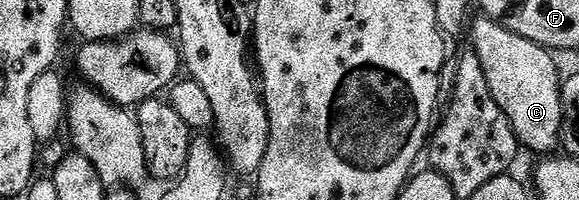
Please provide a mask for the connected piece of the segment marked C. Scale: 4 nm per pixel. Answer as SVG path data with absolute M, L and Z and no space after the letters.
M473 19L470 24L470 48L478 62L482 62L482 71L486 73L486 82L490 82L494 102L498 102L502 114L510 118L510 126L520 140L521 149L529 148L537 156L555 153L560 148L562 130L562 72L556 69L557 57L542 45L506 30L506 26L497 20L479 19Z

